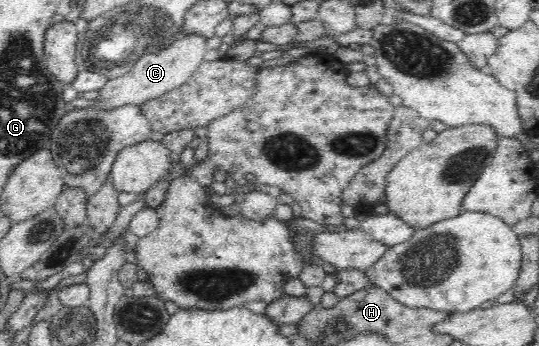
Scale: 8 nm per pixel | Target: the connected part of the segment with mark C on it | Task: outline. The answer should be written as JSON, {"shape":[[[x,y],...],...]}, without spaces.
{"shape":[[[189,33],[182,35],[159,53],[143,53],[129,73],[119,78],[108,79],[103,89],[99,90],[98,102],[95,106],[100,110],[115,110],[115,108],[131,104],[142,107],[145,102],[177,89],[188,82],[204,61],[203,57],[208,52],[206,42],[205,36],[199,33]]]}

